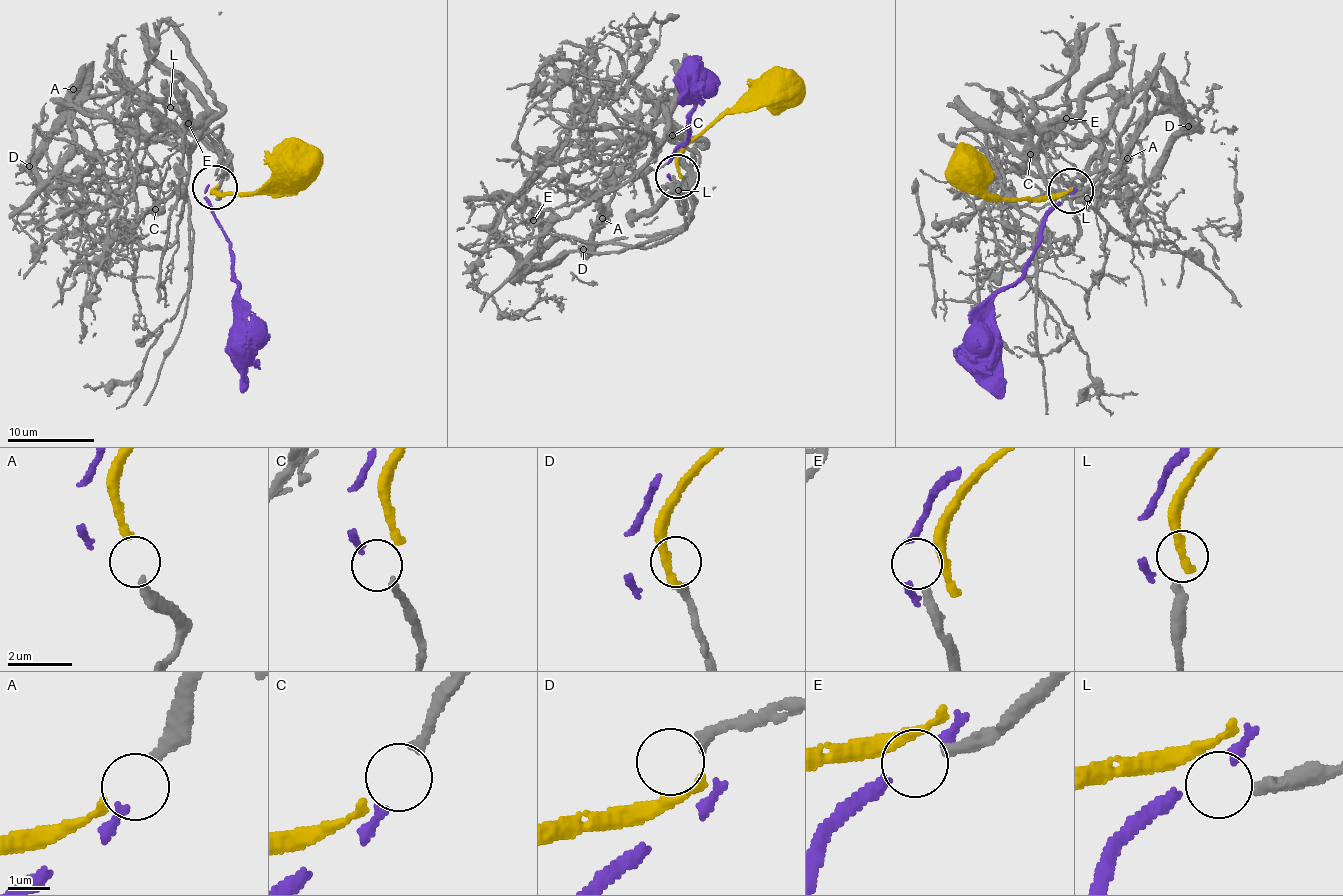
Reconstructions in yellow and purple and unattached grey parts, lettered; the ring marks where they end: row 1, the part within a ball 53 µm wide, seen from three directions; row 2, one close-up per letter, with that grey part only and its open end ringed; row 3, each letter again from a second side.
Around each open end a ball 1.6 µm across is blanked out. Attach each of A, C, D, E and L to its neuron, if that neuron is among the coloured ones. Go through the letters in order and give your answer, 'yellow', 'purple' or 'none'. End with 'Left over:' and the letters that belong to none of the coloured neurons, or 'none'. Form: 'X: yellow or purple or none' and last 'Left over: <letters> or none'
A: yellow
C: purple
D: none
E: none
L: none
Left over: D, E, L

